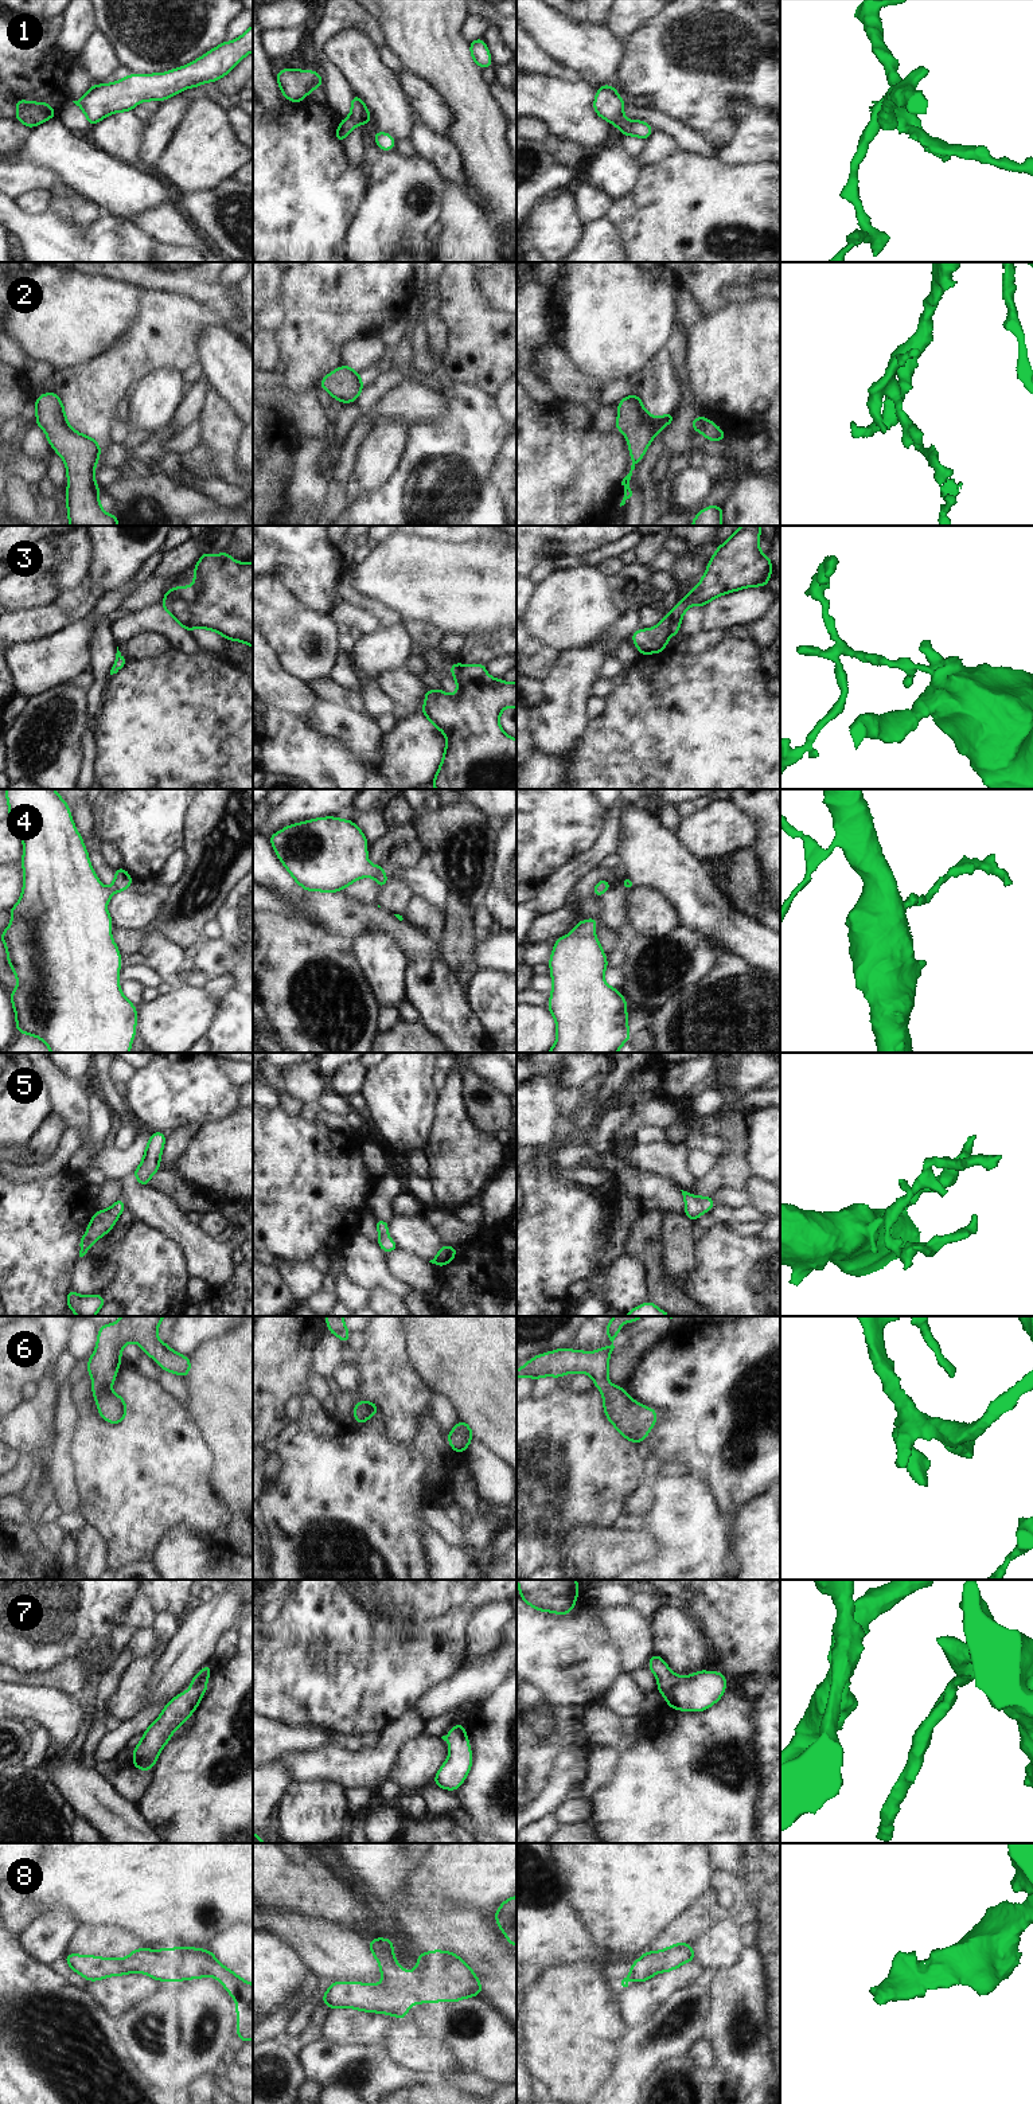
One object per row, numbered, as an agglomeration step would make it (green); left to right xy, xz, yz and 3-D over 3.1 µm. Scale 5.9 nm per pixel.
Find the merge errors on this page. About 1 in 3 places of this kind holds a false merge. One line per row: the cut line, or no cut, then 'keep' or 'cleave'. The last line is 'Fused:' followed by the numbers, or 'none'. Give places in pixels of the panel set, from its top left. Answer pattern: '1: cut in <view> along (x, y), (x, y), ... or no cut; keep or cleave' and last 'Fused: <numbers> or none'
1: no cut; keep
2: no cut; keep
3: cut in yz along (667, 616), (673, 633); cleave
4: no cut; keep
5: no cut; keep
6: no cut; keep
7: no cut; keep
8: no cut; keep
Fused: 3

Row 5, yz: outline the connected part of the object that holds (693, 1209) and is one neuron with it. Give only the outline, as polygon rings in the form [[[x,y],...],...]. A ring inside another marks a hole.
[[[682,1191],[682,1195],[685,1198],[685,1215],[694,1222],[701,1214],[705,1211],[712,1211],[714,1207],[714,1202],[712,1195],[697,1198],[694,1194],[690,1194],[687,1191]]]

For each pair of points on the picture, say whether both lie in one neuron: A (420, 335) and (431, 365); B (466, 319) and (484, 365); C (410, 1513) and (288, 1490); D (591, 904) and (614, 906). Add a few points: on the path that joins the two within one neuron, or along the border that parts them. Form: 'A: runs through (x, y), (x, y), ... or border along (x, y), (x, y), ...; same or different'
A: runs through (421, 342), (424, 358); same
B: runs through (476, 330), (484, 343), (484, 354); same
C: runs through (379, 1513), (319, 1511); same
D: border along (600, 898), (603, 914); different

